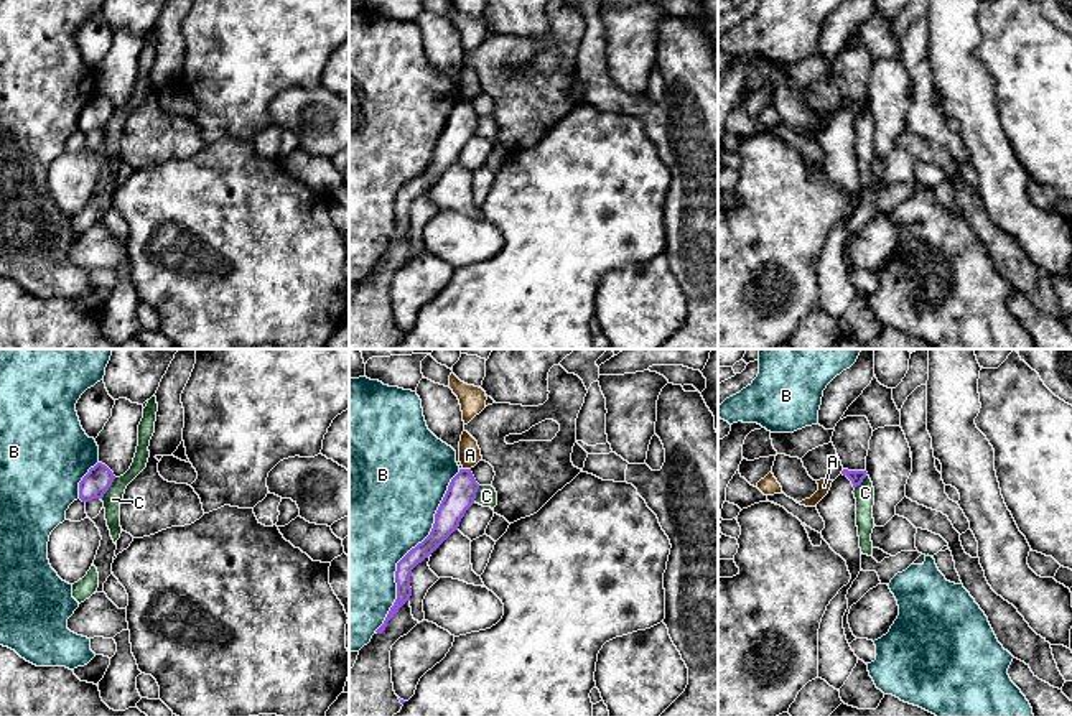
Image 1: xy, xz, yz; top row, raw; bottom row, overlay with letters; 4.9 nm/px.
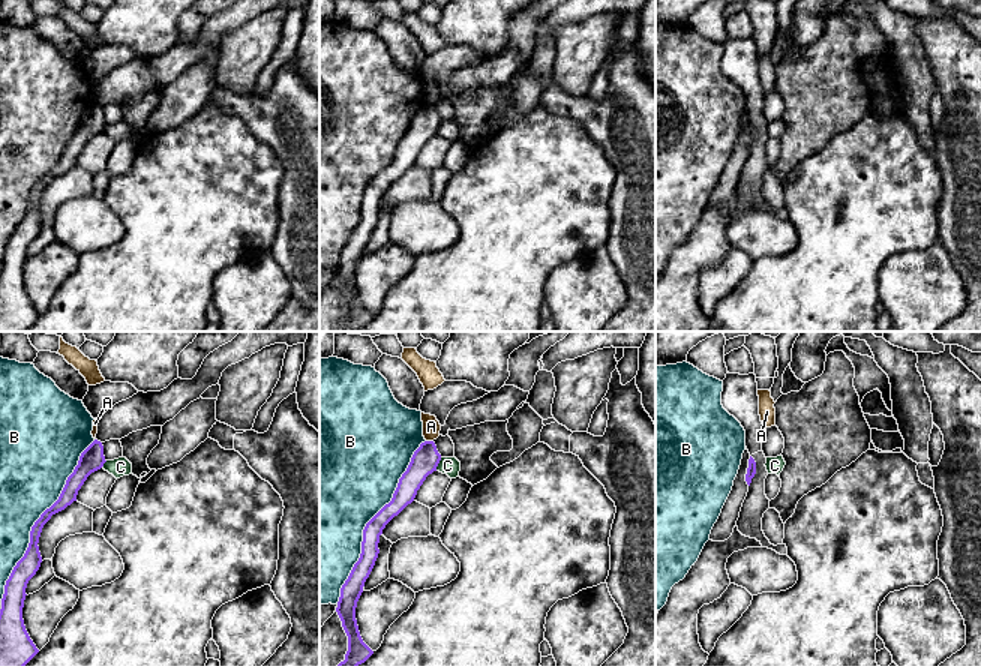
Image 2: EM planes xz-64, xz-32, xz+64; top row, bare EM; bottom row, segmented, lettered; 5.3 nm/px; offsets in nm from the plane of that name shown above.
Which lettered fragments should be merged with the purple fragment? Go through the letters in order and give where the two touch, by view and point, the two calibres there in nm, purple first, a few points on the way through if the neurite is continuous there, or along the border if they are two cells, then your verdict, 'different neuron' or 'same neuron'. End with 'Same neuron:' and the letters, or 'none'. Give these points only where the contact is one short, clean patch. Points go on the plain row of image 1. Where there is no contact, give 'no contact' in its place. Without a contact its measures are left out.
A: xz (466, 101) | 140/110 nm | along xz (463, 99), (470, 101) | different neuron
B: xz (410, 181) | 130/500 nm | different neuron
C: xy (107, 120) | 140/90 nm | along xy (116, 109), (101, 130) | different neuron
Same neuron: none

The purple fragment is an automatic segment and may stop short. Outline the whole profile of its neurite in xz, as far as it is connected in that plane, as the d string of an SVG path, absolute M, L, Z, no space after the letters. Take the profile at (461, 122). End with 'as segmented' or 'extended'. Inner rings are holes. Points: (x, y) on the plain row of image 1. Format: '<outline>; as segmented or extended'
M459 100L459 104L451 110L448 122L435 145L435 155L430 166L397 194L397 230L390 239L384 255L375 262L377 265L382 265L387 258L387 253L407 232L410 232L412 201L428 189L454 161L458 161L466 142L474 135L478 120L479 115L476 114L471 100Z; as segmented

